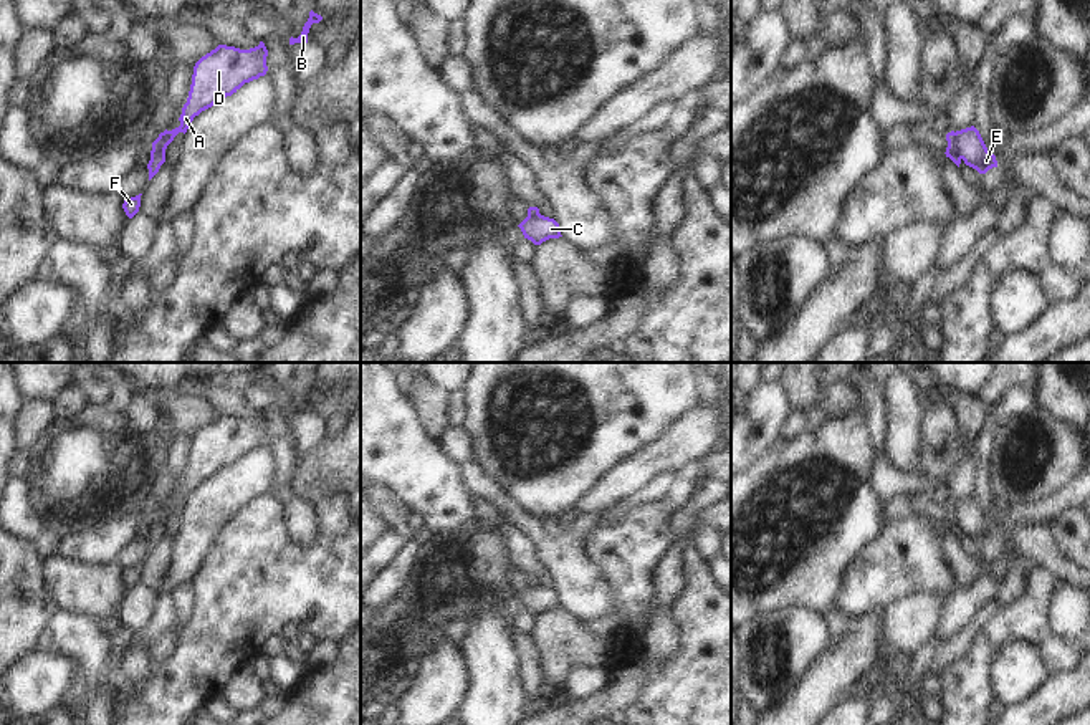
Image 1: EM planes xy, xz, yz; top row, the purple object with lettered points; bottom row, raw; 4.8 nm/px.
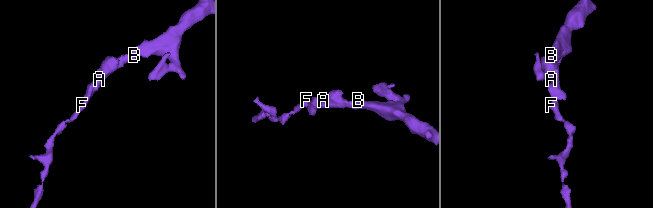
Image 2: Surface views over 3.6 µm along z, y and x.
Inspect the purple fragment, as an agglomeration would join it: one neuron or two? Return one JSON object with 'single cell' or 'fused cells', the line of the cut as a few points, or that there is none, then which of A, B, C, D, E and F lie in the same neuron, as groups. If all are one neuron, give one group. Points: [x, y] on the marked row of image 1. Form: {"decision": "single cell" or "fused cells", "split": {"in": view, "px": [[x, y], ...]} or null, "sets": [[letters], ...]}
{"decision": "fused cells", "split": {"in": "xy", "px": [[164, 133], [152, 151]]}, "sets": [["A", "B", "C", "D", "E"], ["F"]]}

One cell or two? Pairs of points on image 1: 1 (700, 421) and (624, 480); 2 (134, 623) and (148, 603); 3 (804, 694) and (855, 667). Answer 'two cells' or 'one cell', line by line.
1: one cell
2: one cell
3: one cell

